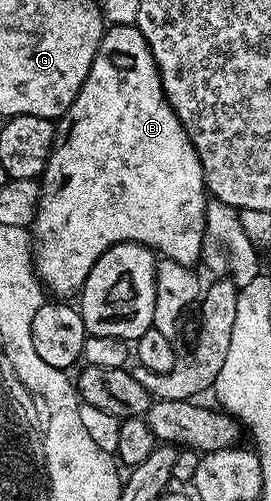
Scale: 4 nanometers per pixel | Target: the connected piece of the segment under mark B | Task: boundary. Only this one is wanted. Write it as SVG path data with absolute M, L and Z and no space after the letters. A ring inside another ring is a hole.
M111 25L103 32L103 40L99 42L97 53L93 57L93 65L73 101L73 105L58 120L55 133L55 144L51 150L51 156L47 162L47 168L41 176L41 190L39 193L39 208L35 214L33 224L33 239L39 244L33 247L33 270L39 276L39 282L48 292L55 297L71 297L82 292L85 277L89 277L89 269L110 247L116 247L118 243L139 243L143 247L149 247L164 259L177 261L183 267L194 268L200 262L203 254L203 230L205 229L205 213L209 196L203 186L203 170L195 152L195 146L191 138L185 133L177 113L169 105L169 101L163 96L163 82L159 79L159 70L155 64L153 53L145 41L145 37L139 31L138 26L121 27Z

